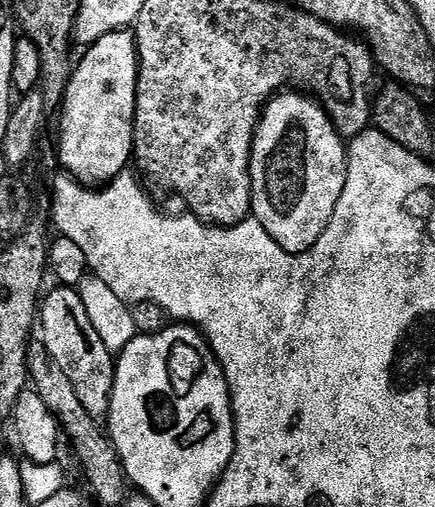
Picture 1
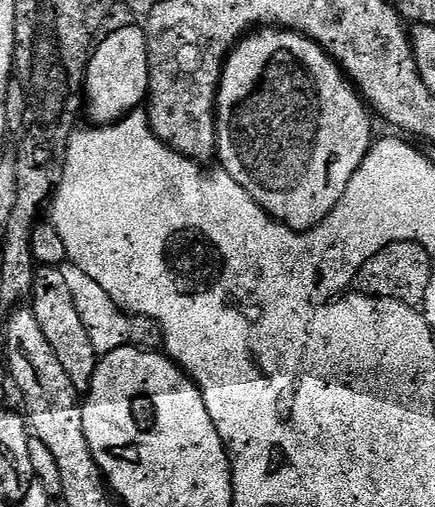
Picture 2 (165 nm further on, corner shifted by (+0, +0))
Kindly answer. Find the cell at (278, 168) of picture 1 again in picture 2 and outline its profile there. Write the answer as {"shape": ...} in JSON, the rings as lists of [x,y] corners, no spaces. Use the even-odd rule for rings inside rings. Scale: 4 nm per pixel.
{"shape":[[[264,26],[247,33],[224,61],[224,72],[220,75],[220,90],[216,95],[216,156],[218,161],[220,160],[219,167],[228,172],[230,178],[234,178],[234,182],[238,182],[242,190],[250,193],[275,220],[296,232],[306,232],[309,228],[321,224],[330,214],[330,210],[338,206],[342,194],[346,194],[346,186],[350,186],[350,178],[354,178],[354,174],[362,166],[366,154],[374,143],[372,120],[374,121],[373,113],[364,103],[364,97],[356,91],[352,81],[345,76],[339,64],[324,51],[322,46],[295,30]]]}

